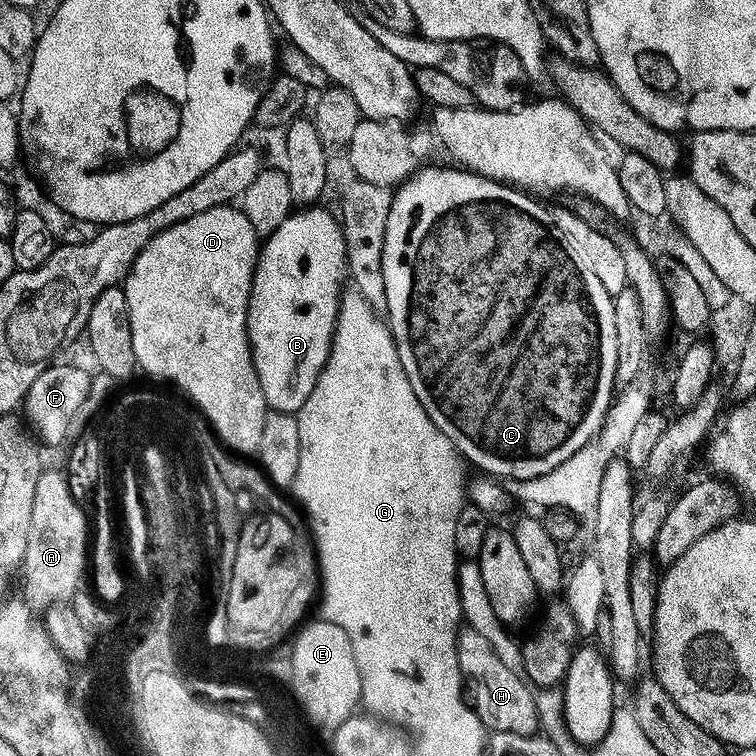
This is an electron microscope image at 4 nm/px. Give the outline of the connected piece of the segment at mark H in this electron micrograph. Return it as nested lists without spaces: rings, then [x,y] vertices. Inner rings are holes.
[[[465,627],[456,640],[456,649],[461,673],[468,675],[469,672],[476,679],[474,710],[484,723],[485,729],[523,736],[537,735],[540,719],[536,709],[536,698],[529,681],[517,669],[506,666],[506,662],[498,658],[494,646],[490,646],[490,642],[486,642],[486,638],[478,634],[478,630]]]

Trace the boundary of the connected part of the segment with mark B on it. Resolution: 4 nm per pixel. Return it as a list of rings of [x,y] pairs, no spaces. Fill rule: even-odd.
[[[312,206],[307,210],[296,210],[293,216],[285,215],[276,229],[260,245],[260,254],[256,257],[256,269],[252,275],[252,289],[250,290],[250,302],[248,303],[248,345],[252,348],[252,361],[254,370],[258,374],[258,382],[262,386],[264,400],[273,412],[299,413],[300,408],[310,398],[310,390],[318,382],[318,378],[324,369],[324,363],[328,361],[328,355],[332,349],[332,336],[336,333],[336,319],[340,313],[340,298],[342,287],[340,283],[346,280],[347,246],[344,241],[341,221],[335,215],[333,217],[321,206]]]

